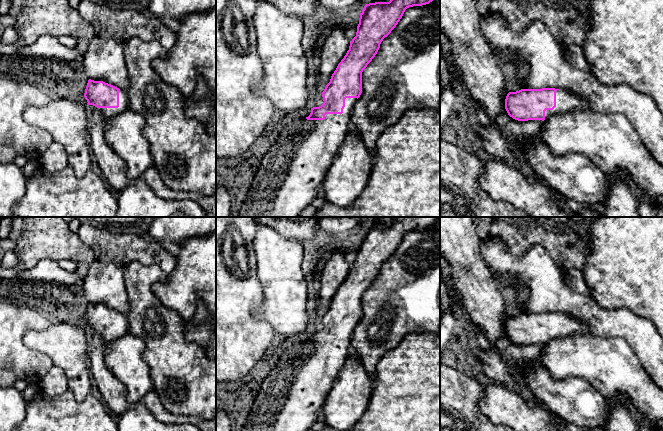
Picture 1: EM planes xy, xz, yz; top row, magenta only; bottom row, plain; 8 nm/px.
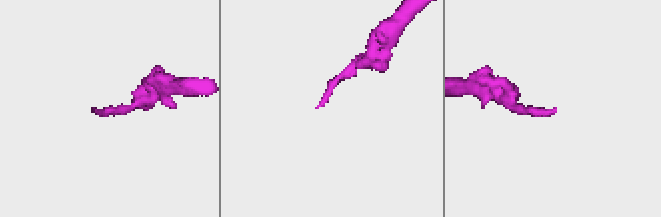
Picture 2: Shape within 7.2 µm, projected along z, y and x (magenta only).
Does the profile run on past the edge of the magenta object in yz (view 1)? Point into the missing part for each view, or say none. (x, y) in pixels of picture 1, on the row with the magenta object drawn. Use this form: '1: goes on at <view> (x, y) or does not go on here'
1: goes on at yz (566, 101)

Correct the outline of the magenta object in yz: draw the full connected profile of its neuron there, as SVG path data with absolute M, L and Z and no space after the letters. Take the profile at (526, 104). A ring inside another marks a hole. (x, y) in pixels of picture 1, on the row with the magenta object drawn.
M521 89L507 94L505 109L518 121L544 121L556 114L590 109L590 104L586 98L565 89Z

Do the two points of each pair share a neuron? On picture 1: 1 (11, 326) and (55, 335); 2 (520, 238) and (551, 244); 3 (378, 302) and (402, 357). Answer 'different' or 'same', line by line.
1: different
2: same
3: different

